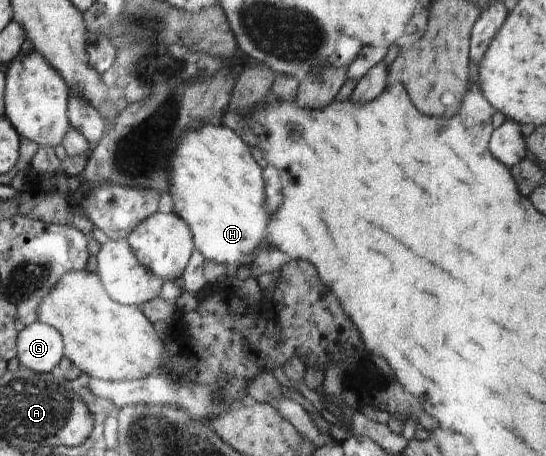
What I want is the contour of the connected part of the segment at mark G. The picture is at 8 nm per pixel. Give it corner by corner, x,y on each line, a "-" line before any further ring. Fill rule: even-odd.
38,321
18,332
16,345
19,365
36,373
51,372
65,355
59,332

